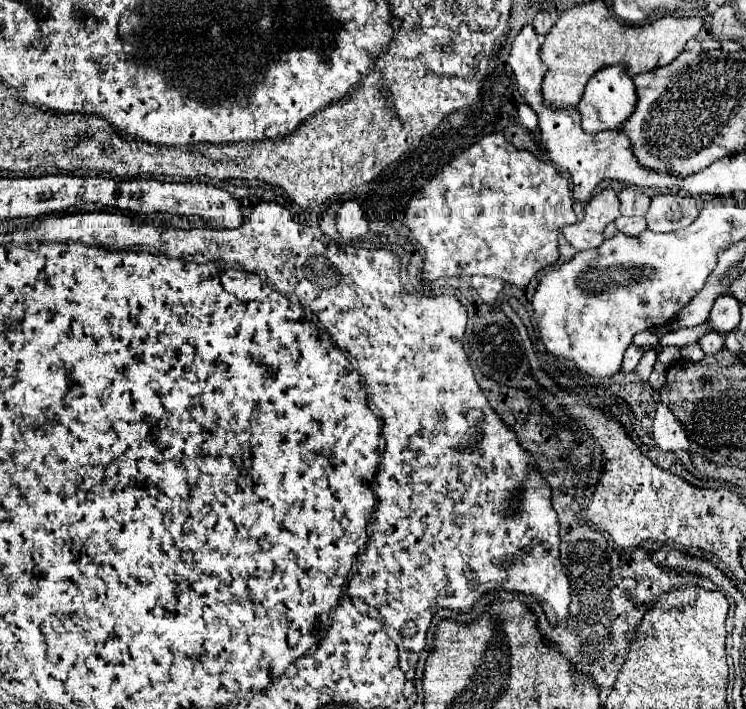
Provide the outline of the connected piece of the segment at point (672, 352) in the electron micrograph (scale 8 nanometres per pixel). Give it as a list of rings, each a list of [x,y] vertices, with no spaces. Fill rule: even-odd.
[[[666,346],[657,355],[657,361],[664,364],[667,368],[681,359],[680,348],[676,346]]]

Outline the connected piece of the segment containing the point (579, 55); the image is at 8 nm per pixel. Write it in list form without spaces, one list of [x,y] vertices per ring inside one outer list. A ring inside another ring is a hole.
[[[590,1],[572,7],[560,15],[560,19],[546,35],[544,45],[540,49],[540,59],[548,67],[542,85],[544,101],[552,105],[554,111],[576,107],[590,77],[610,65],[622,63],[630,77],[664,67],[678,57],[686,41],[696,37],[700,29],[702,29],[700,17],[666,15],[646,25],[626,25],[612,17],[604,1]]]

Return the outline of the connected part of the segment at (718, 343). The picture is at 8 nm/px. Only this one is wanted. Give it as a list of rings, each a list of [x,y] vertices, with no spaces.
[[[706,333],[700,341],[704,355],[716,355],[724,349],[724,335],[722,333]]]

